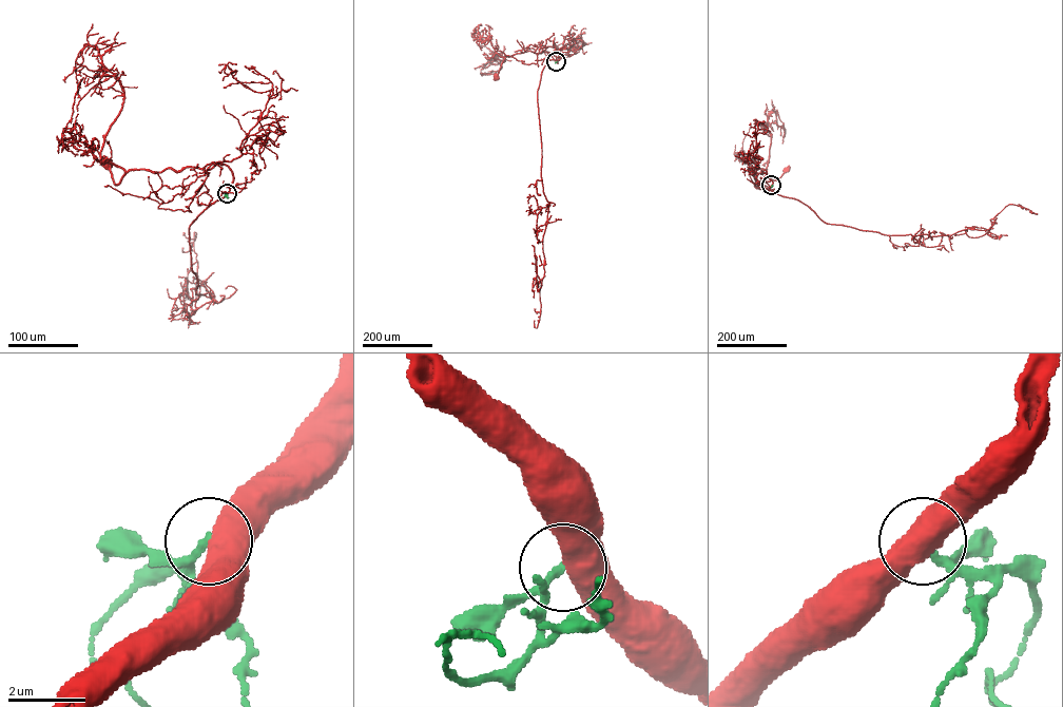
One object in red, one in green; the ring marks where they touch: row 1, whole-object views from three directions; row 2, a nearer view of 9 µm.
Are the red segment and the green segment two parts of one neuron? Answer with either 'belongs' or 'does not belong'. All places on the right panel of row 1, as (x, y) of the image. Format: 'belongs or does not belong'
does not belong

